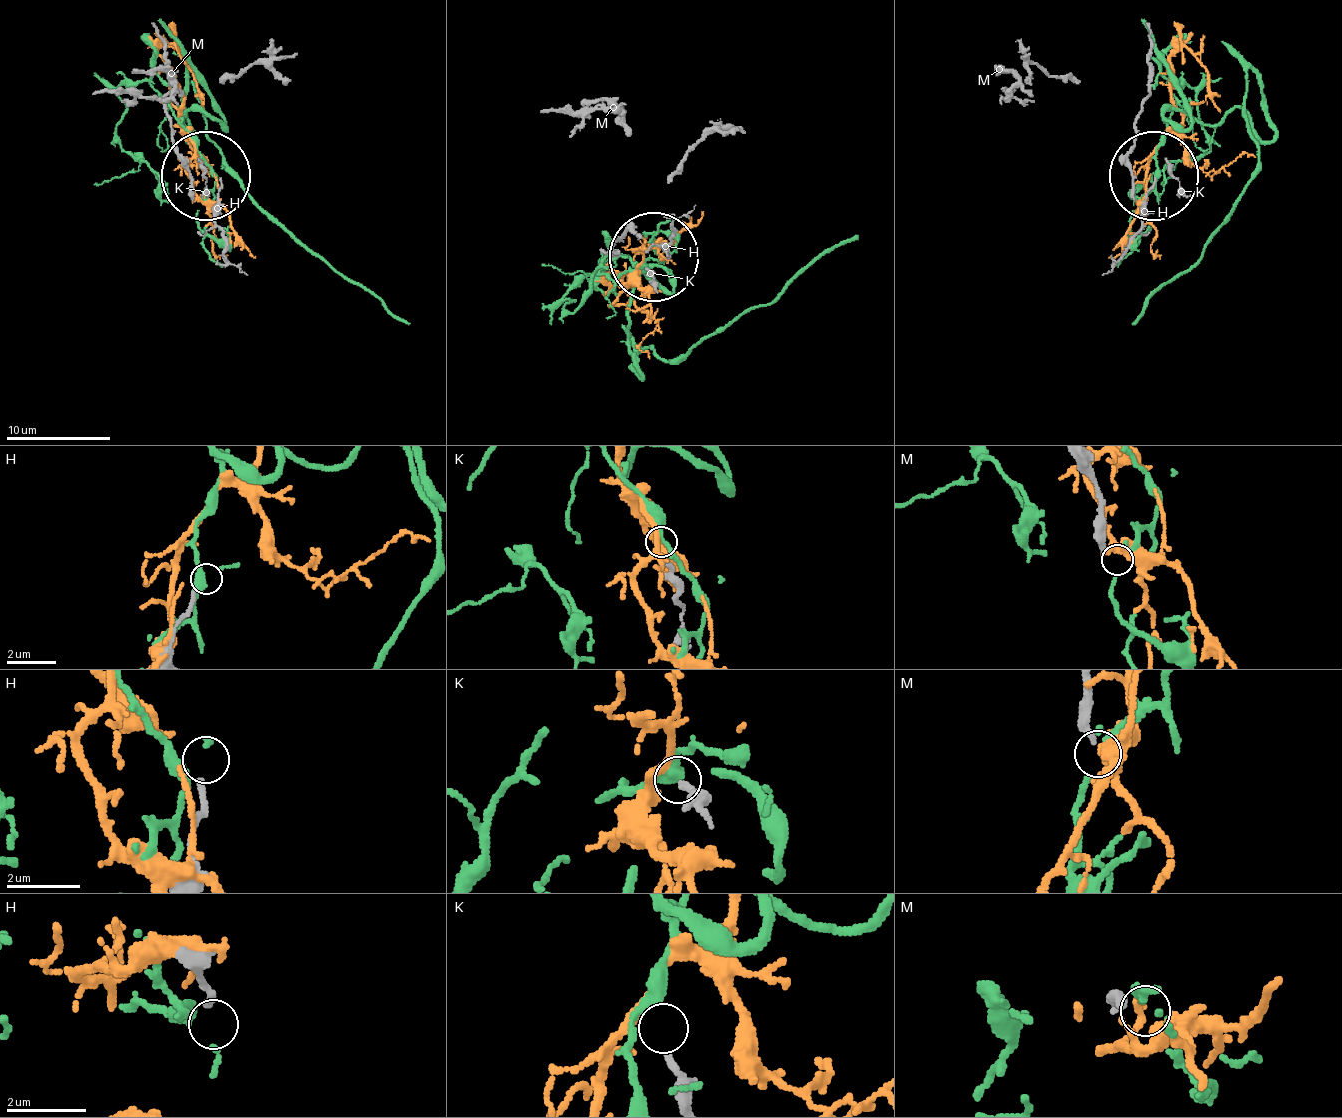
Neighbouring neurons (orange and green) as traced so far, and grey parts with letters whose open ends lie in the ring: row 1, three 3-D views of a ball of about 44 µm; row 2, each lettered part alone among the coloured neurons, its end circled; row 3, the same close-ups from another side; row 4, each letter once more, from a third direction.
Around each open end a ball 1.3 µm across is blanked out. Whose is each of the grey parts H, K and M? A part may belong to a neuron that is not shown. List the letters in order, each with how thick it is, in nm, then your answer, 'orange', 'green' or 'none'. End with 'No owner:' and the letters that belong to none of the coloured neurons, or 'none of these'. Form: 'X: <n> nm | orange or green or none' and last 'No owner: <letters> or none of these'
H: 150 nm | none
K: 170 nm | green
M: 240 nm | none
No owner: H, M

